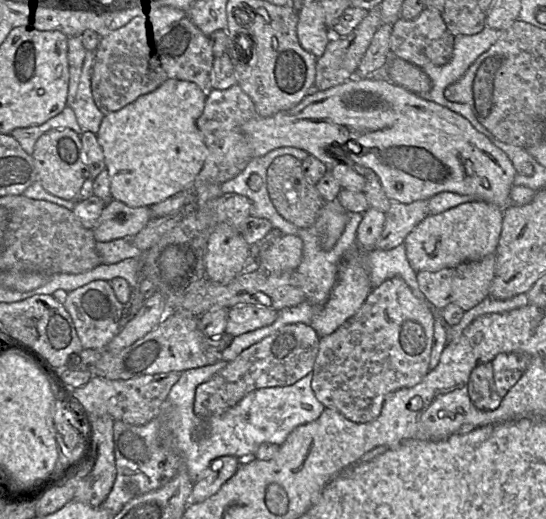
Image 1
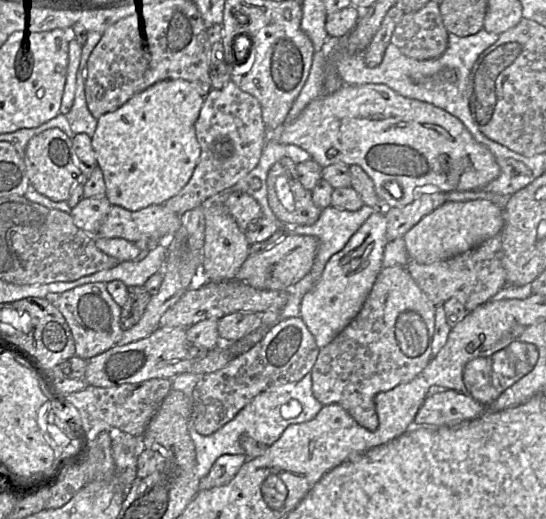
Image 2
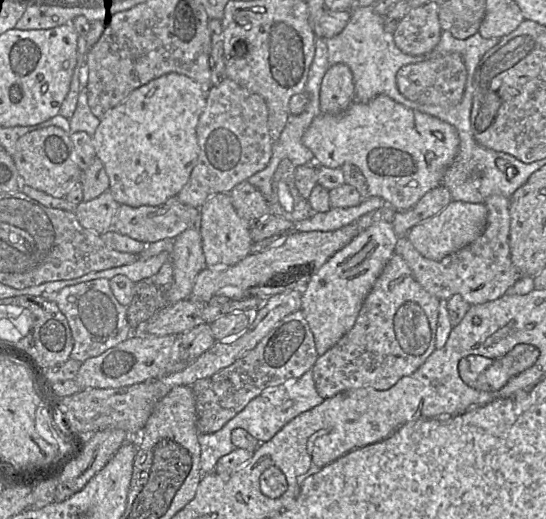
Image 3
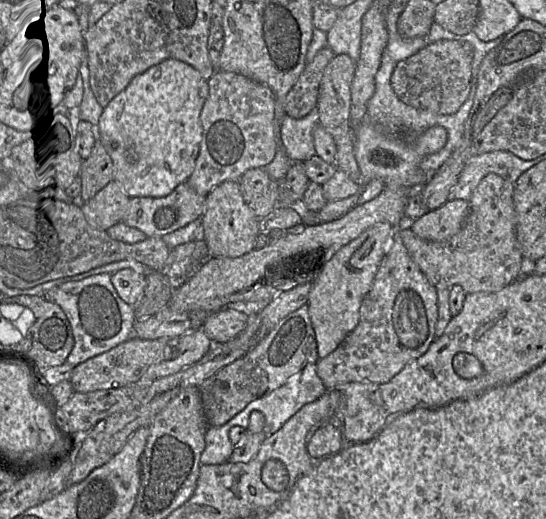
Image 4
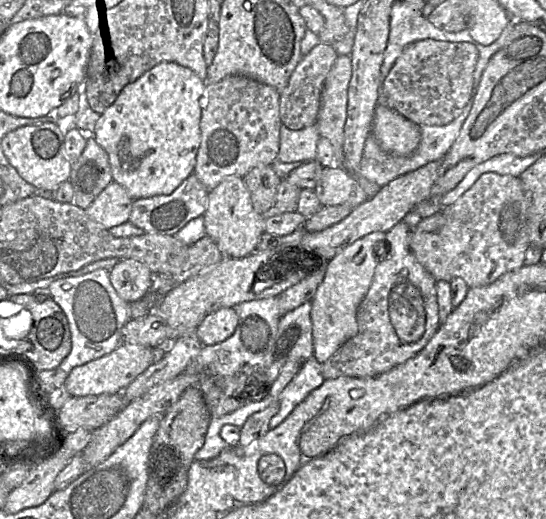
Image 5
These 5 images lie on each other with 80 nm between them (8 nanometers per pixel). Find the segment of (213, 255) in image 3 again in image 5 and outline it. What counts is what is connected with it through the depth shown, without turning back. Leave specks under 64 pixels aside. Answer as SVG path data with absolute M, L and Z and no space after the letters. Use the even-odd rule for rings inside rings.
M227 177L210 190L203 216L206 235L217 244L224 257L242 258L257 251L258 241L265 231L265 215L255 210L243 177Z

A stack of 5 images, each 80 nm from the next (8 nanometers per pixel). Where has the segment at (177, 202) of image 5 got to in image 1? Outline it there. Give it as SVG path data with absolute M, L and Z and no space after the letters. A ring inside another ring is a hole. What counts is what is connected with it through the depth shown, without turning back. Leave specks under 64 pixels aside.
M109 202L92 229L96 242L133 238L152 219L151 210L132 210L116 202Z

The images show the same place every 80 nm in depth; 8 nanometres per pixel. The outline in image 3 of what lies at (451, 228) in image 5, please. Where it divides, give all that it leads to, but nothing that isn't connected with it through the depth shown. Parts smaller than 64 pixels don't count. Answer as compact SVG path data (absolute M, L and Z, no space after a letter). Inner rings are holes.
M491 195L484 202L488 216L483 232L458 250L439 250L425 246L413 236L413 227L399 236L396 252L403 257L420 285L439 300L447 301L459 294L470 306L482 304L506 294L521 276L511 259L510 199L503 195Z

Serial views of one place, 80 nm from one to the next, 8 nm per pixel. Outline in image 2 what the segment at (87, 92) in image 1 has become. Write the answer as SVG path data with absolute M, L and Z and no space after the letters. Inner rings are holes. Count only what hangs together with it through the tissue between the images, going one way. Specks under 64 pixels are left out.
M87 67L82 74L77 73L76 92L73 106L66 115L71 130L75 134L85 133L92 138L97 128L98 120L88 110L85 98L85 83L87 80Z

